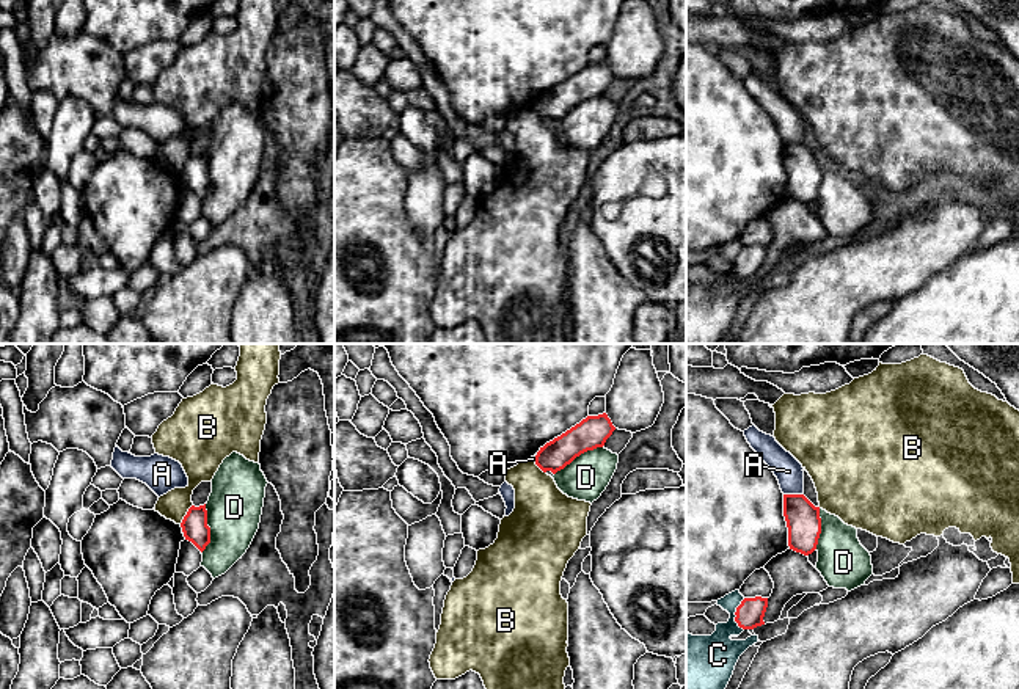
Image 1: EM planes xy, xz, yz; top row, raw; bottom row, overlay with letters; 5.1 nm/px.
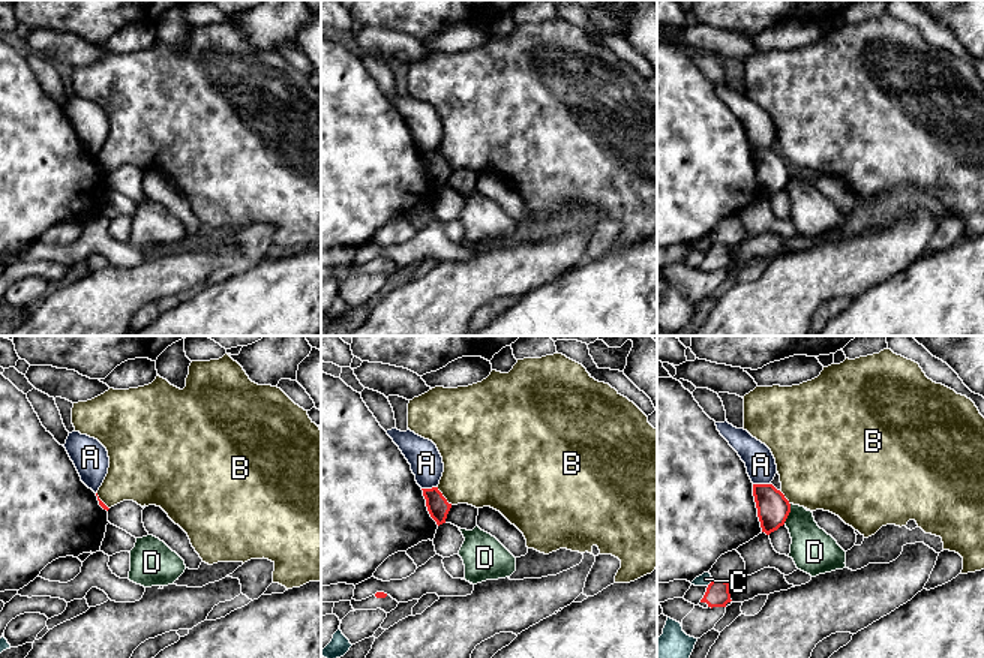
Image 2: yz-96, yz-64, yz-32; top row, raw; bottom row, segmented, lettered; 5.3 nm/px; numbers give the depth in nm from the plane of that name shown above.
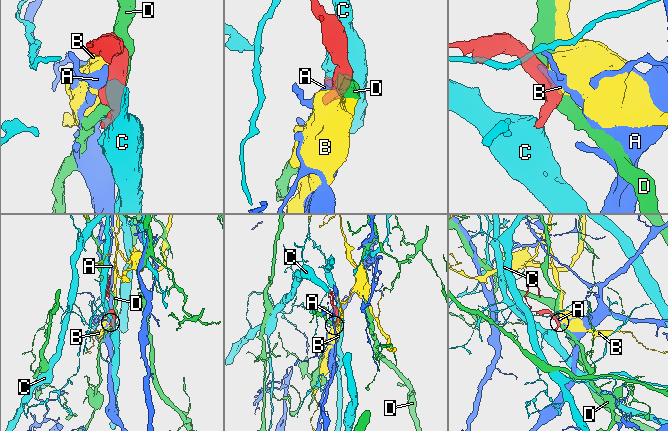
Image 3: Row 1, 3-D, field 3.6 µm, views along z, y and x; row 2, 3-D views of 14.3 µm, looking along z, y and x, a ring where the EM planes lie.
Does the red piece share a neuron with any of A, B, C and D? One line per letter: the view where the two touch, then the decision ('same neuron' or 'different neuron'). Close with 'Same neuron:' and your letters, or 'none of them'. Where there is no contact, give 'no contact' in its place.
A: contact in yz; different neuron
B: contact in xy; different neuron
C: contact in yz; different neuron
D: contact in xy; different neuron
Same neuron: none of them

